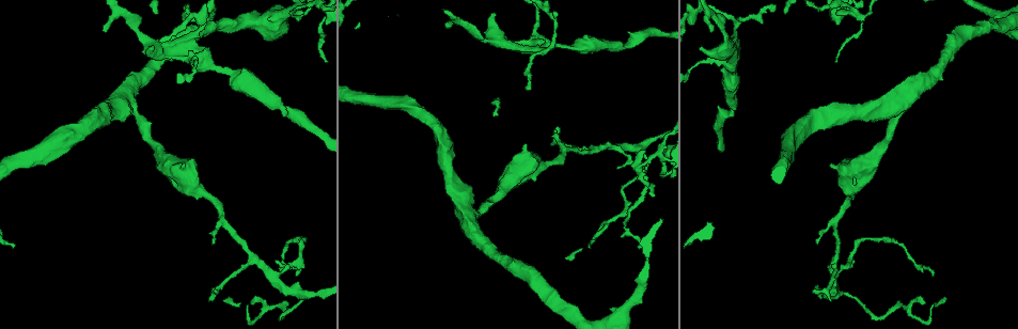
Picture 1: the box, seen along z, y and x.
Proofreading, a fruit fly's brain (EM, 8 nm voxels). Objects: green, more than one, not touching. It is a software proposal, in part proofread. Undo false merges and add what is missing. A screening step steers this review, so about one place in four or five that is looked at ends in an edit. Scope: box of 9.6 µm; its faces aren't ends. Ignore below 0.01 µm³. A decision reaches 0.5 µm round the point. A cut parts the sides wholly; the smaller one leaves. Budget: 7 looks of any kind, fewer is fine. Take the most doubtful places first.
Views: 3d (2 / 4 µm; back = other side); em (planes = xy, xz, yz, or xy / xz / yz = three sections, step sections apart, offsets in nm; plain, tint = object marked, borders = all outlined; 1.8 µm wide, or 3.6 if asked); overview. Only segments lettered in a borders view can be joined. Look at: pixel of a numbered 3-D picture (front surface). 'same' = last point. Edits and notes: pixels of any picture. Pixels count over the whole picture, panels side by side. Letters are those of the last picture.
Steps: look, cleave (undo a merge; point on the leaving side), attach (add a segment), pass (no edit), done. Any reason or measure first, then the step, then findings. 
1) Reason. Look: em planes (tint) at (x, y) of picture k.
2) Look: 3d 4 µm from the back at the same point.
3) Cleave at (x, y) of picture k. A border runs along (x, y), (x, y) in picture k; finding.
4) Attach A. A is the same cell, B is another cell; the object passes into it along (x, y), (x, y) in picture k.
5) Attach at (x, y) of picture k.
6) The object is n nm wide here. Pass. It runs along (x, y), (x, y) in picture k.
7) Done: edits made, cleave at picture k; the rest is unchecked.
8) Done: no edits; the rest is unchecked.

Three-way junction. Look: 3d 4 µm at (613, 145) of picture 1.

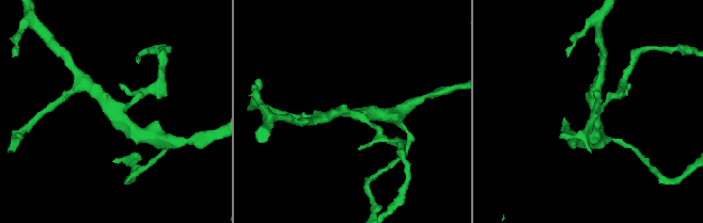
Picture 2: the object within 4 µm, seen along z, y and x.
3 arms meet here; need the tissue. Look: em planes (borders) at (591, 111) of picture 2.

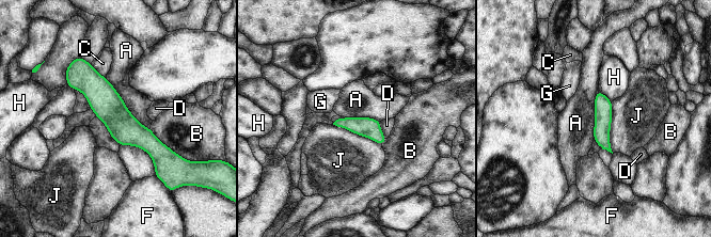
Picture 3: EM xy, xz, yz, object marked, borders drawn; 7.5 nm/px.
The object is 130 nm wide here. Pass. A, B, C, D, F, G, H and J are other cells; a border runs along (106, 77), (129, 111), (149, 129) in picture 3; one cell here.

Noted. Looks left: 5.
Sharp bend. Look: 3d 2 µm from the back at (640, 176) of picture 1.

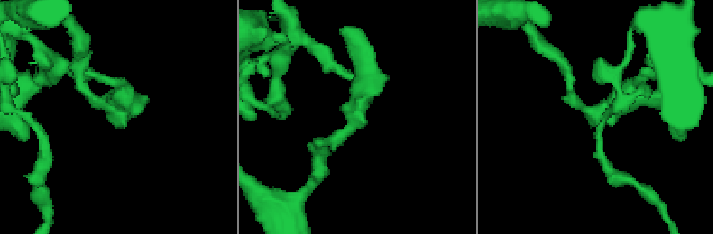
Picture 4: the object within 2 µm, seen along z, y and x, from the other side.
Look: em planes (borders) at (357, 111) of picture 4.

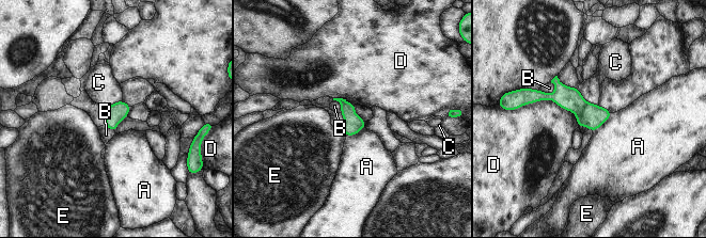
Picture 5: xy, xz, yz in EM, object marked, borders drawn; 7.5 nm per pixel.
Cleave at (568, 98) of picture 5. A, B, C, D and E are other cells; a border runs along (585, 102), (577, 115) in picture 5; two cells meet here.

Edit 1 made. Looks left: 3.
Thin end. Look: 3d 2 µm from the back at (711, 30) of picture 1.

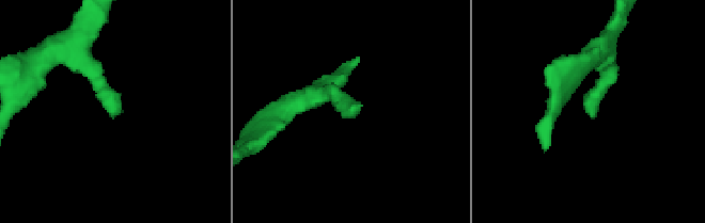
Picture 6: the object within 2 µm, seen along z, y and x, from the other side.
Look: em planes (borders) at (114, 116) of picture 6.

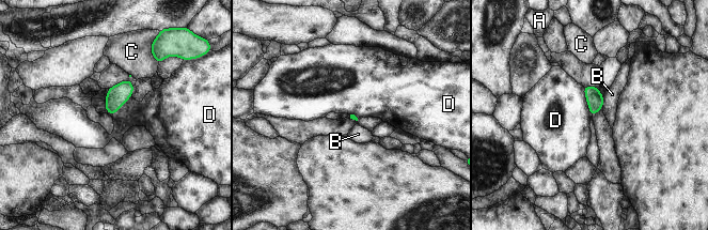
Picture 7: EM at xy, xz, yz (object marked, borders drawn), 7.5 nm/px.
Pass. A, B, C and D are other cells; a border runs along (581, 86), (591, 117) in picture 7; none of them fits.

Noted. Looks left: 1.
Done: edits made, cleave at picture 5; the rest is unchecked.

